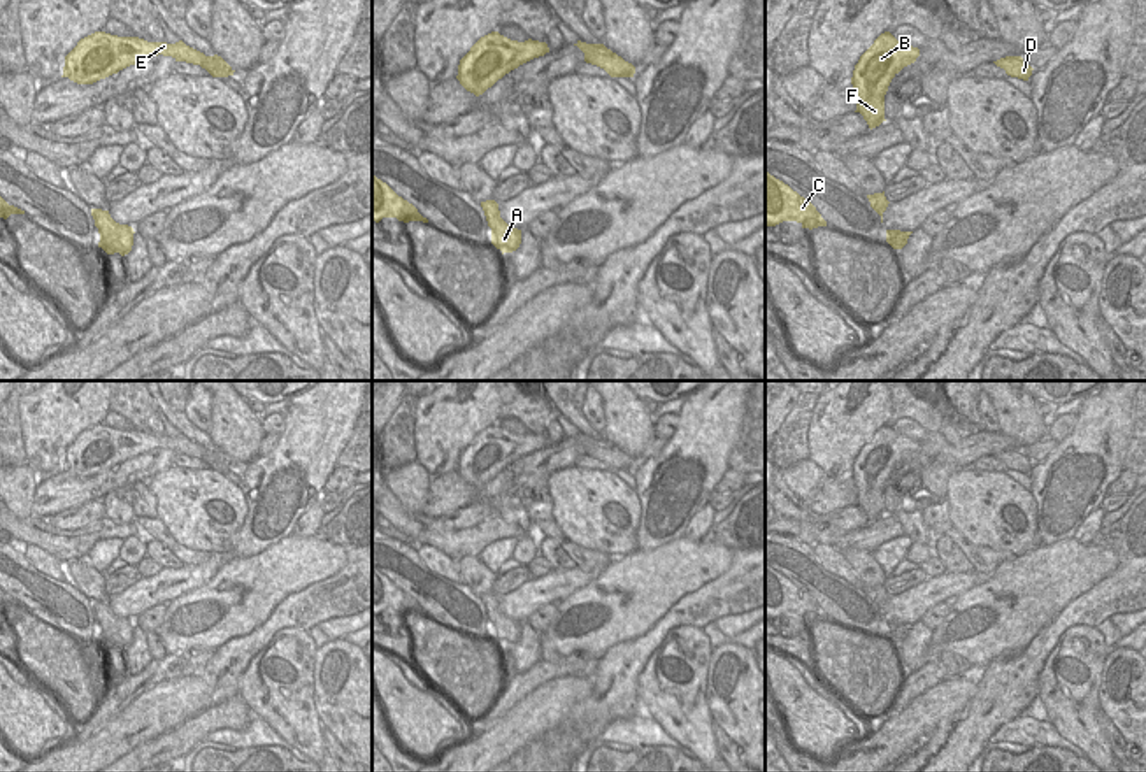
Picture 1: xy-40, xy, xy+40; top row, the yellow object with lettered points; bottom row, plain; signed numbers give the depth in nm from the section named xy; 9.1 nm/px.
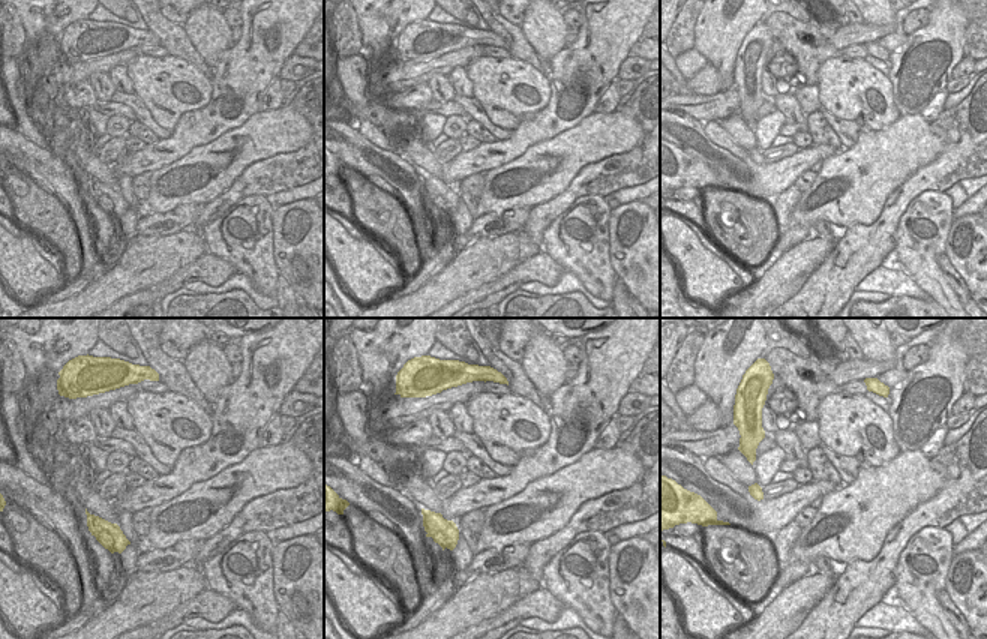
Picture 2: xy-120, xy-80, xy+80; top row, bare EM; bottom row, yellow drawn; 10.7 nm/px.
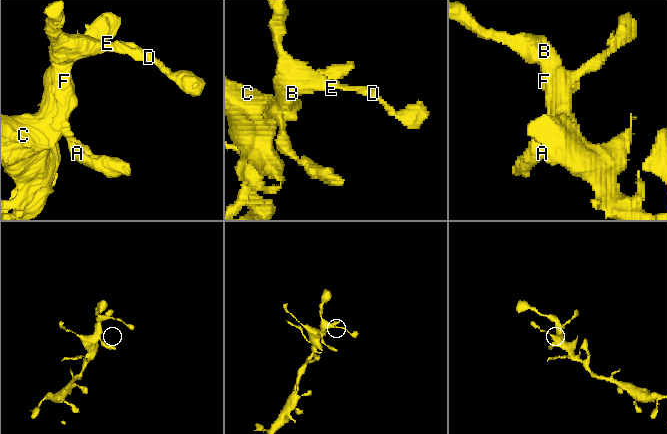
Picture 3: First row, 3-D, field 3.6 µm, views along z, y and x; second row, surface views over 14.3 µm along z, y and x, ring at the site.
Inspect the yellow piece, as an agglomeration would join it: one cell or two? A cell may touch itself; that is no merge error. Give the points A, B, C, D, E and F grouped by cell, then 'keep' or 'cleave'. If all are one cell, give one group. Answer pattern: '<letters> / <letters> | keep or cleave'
A B C D E F | keep

